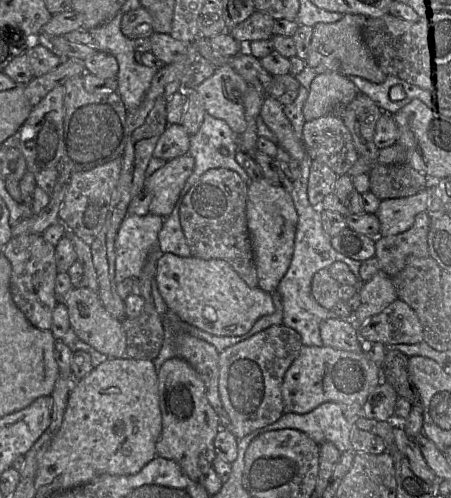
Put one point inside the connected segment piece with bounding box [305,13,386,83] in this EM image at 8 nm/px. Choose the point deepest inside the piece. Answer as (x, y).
(338, 46)

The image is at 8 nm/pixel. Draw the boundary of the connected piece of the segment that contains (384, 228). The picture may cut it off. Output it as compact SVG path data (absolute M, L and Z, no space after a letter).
M426 185L425 189L415 195L382 200L375 213L380 222L379 235L386 237L410 229L416 215L427 211L428 197L428 185Z

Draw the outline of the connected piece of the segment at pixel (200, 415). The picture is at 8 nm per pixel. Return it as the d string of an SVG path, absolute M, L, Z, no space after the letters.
M170 358L157 374L162 432L156 443L156 455L175 461L186 476L198 482L204 469L212 467L216 458L214 439L221 429L218 416L207 400L203 381L185 360Z

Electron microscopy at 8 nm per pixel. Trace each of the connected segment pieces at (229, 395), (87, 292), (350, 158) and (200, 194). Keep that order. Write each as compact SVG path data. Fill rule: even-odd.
M274 325L220 352L219 396L229 418L227 430L238 440L273 424L284 414L281 385L302 347L298 332L285 325Z
M87 287L70 290L64 297L71 328L80 340L111 358L126 357L126 335L122 322L113 318L103 307L97 292Z
M333 114L306 121L301 141L308 157L344 175L359 157L342 119Z
M227 168L206 171L184 196L179 218L192 257L222 259L251 287L258 287L254 252L247 226L248 182Z

